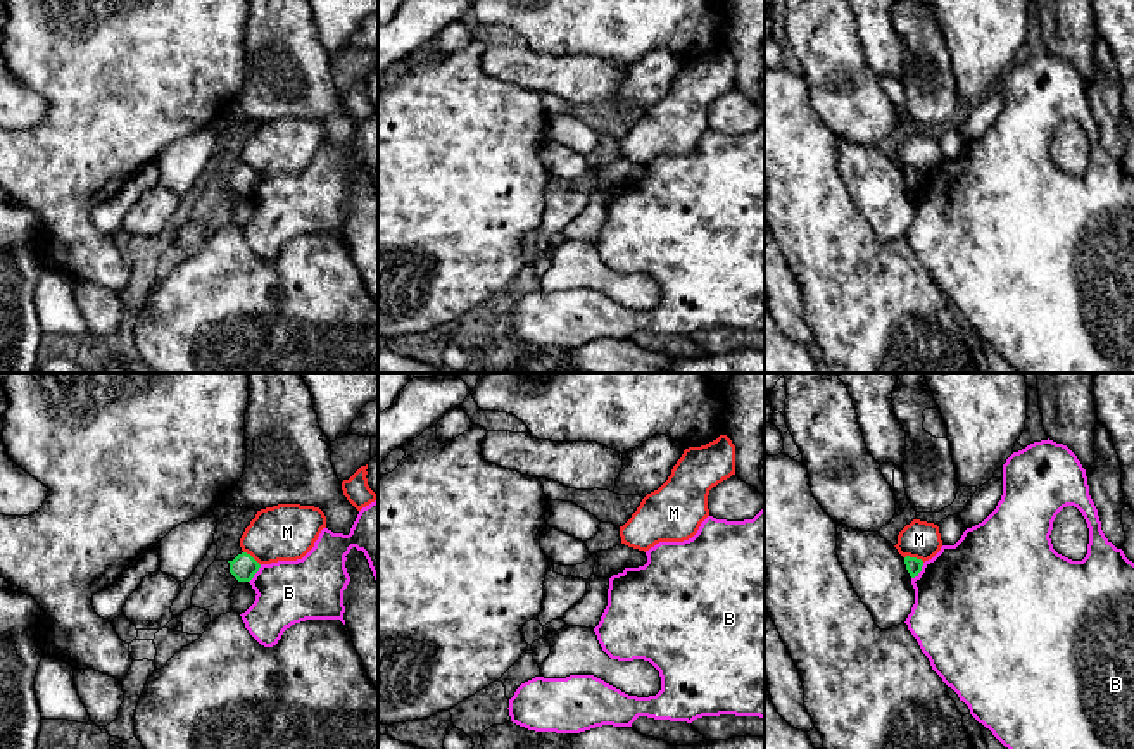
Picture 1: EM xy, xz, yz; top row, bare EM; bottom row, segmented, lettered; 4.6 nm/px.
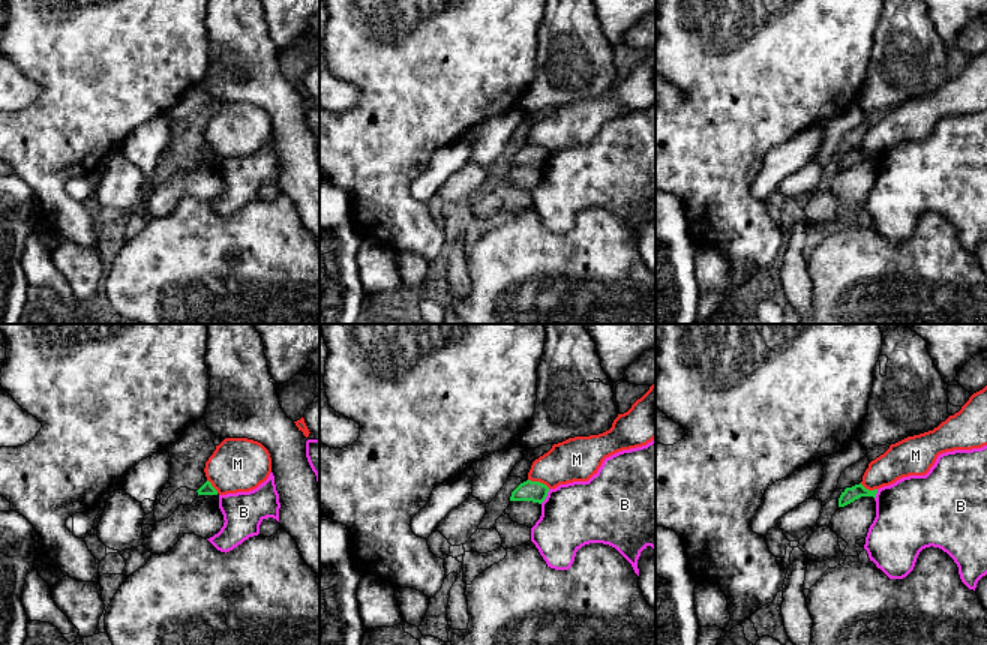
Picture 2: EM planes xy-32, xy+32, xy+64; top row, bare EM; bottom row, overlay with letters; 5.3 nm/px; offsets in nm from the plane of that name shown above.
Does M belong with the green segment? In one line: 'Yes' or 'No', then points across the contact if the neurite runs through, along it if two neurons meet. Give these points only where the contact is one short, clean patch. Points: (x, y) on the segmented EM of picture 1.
No. Boundary: yz (905, 556), (915, 556), (924, 561)

